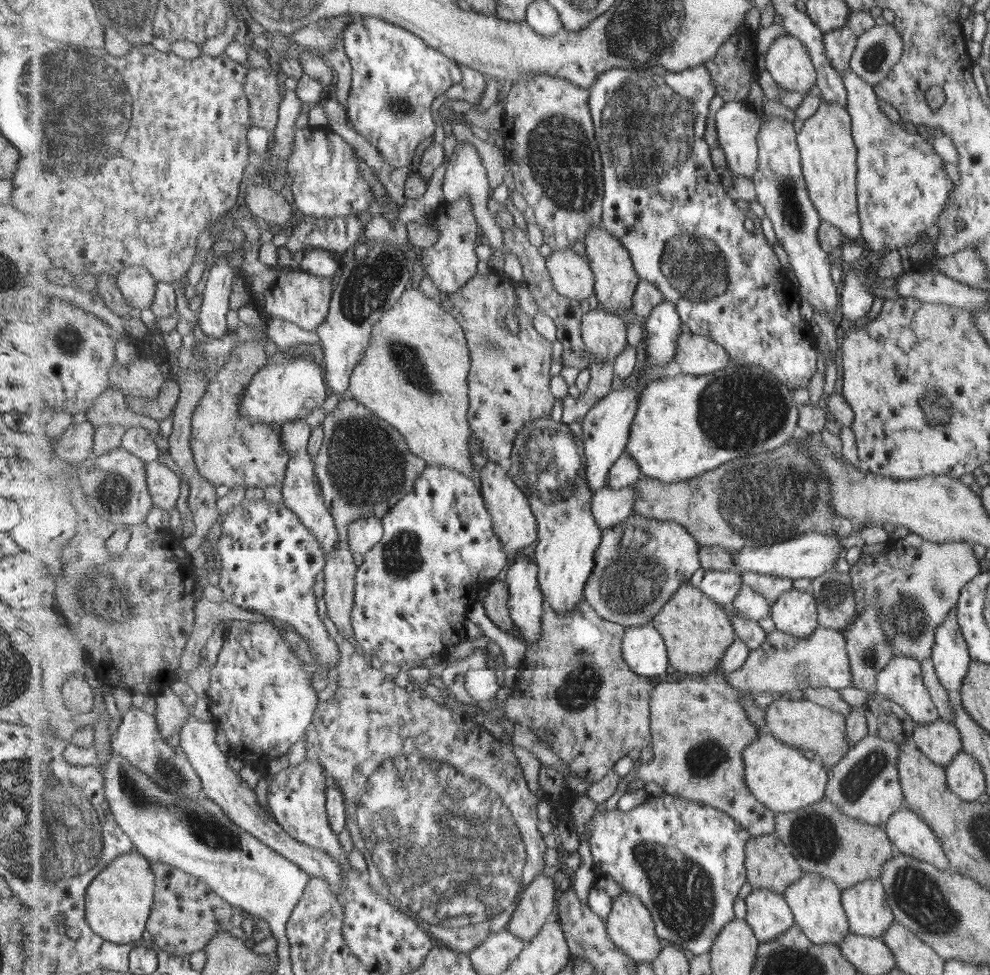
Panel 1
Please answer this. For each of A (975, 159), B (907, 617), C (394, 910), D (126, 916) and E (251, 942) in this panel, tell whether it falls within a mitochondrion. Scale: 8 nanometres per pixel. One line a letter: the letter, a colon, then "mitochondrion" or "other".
A: other
B: mitochondrion
C: mitochondrion
D: other
E: other

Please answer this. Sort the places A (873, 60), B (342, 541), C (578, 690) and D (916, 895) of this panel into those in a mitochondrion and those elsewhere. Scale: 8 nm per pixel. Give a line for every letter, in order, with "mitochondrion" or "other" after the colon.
A: mitochondrion
B: other
C: mitochondrion
D: mitochondrion

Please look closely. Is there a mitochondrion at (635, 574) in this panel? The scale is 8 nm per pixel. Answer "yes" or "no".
yes

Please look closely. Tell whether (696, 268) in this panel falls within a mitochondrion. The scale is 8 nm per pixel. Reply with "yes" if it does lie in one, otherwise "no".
yes

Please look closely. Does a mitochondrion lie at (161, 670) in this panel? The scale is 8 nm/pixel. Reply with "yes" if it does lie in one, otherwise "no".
no

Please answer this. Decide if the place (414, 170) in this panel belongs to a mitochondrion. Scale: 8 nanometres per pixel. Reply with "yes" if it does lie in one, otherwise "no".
no

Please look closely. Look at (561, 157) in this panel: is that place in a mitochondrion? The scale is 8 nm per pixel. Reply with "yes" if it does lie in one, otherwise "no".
yes

